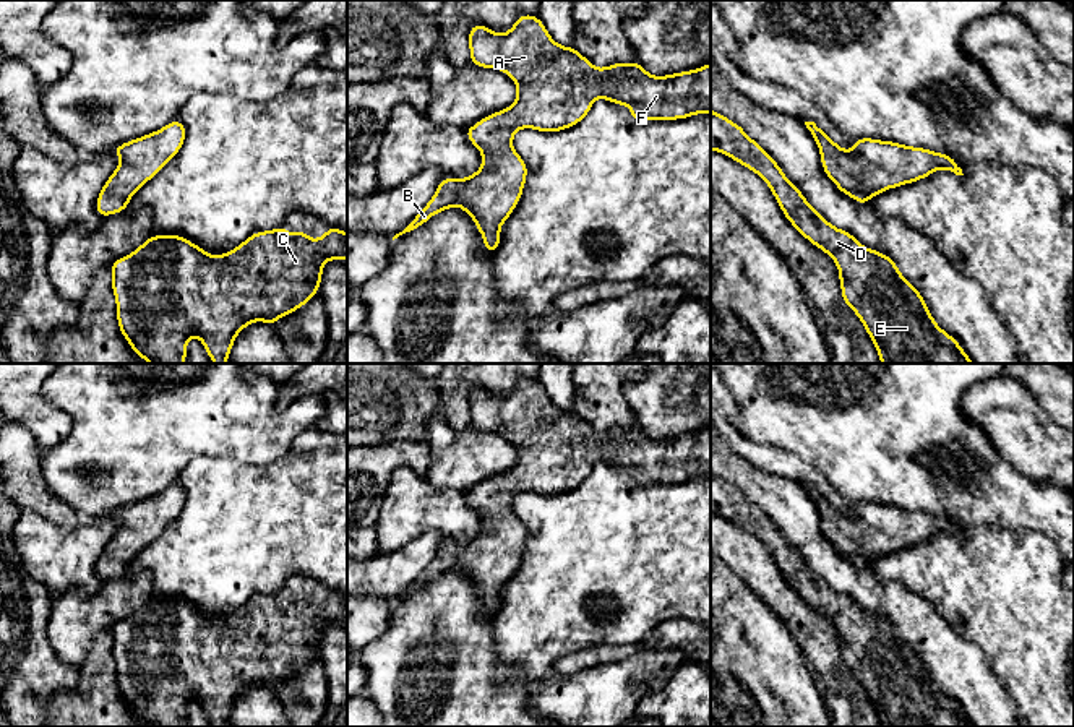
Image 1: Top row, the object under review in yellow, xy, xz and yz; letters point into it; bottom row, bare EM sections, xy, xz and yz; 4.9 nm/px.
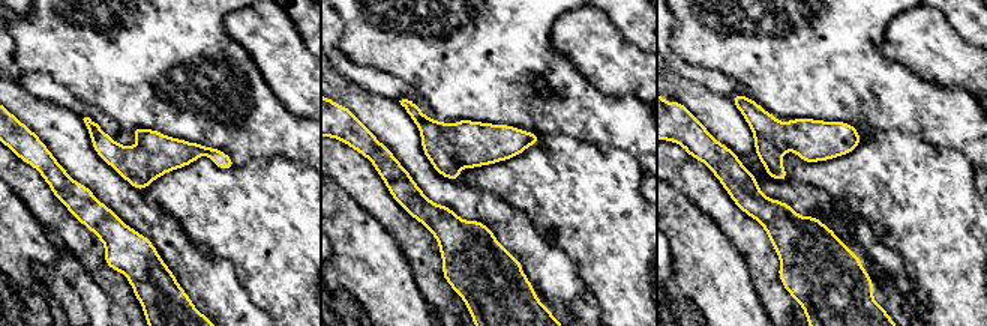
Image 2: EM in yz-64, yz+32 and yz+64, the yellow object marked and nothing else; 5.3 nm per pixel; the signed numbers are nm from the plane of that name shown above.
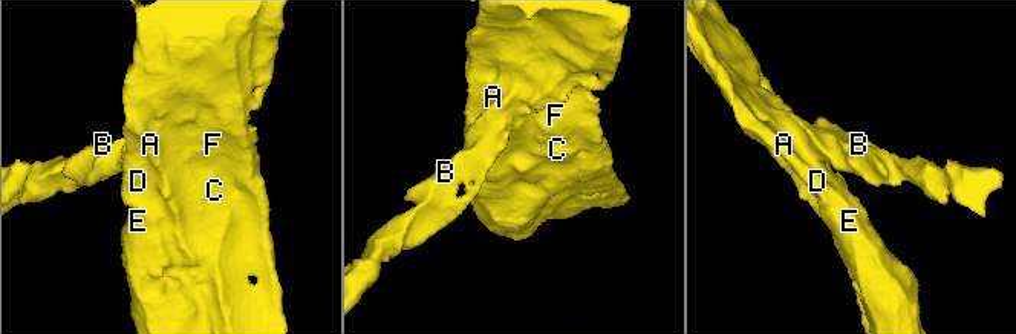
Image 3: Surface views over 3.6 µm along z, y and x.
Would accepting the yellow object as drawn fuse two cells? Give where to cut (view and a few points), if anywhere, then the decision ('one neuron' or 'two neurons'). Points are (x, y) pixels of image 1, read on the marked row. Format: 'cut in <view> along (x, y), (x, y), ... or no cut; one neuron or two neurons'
no cut; one neuron

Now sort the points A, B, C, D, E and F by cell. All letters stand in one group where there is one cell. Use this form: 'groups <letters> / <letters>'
groups A B C D E F

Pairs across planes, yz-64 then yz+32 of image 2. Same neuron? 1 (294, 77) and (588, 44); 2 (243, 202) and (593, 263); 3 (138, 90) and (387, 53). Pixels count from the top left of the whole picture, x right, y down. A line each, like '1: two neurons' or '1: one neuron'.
1: one neuron
2: one neuron
3: one neuron

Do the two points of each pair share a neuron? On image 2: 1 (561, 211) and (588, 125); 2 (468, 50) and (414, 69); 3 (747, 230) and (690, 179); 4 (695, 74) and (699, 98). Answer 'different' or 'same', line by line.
1: different
2: same
3: same
4: different

